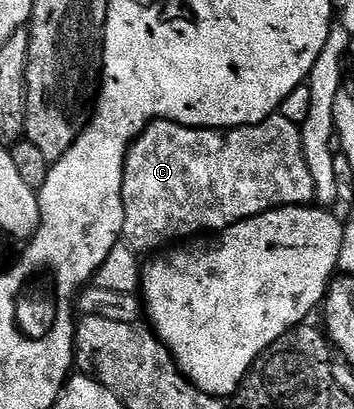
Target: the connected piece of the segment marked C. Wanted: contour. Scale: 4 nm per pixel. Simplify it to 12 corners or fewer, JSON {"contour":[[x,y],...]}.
{"contour":[[153,120],[122,239],[154,253],[315,186],[300,125]]}

